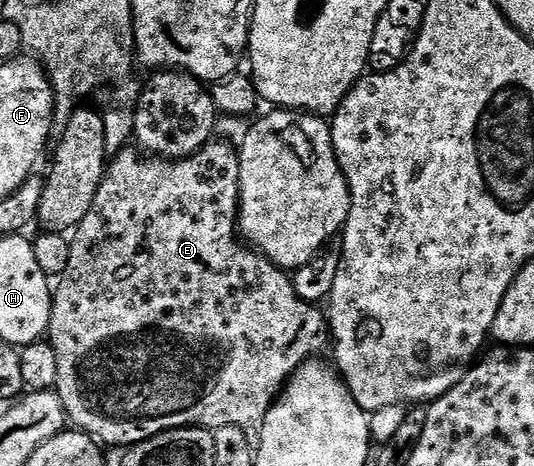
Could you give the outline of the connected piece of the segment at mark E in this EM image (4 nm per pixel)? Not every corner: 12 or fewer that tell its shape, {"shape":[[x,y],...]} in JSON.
{"shape":[[125,147],[47,340],[77,430],[263,422],[330,341],[240,154]]}

